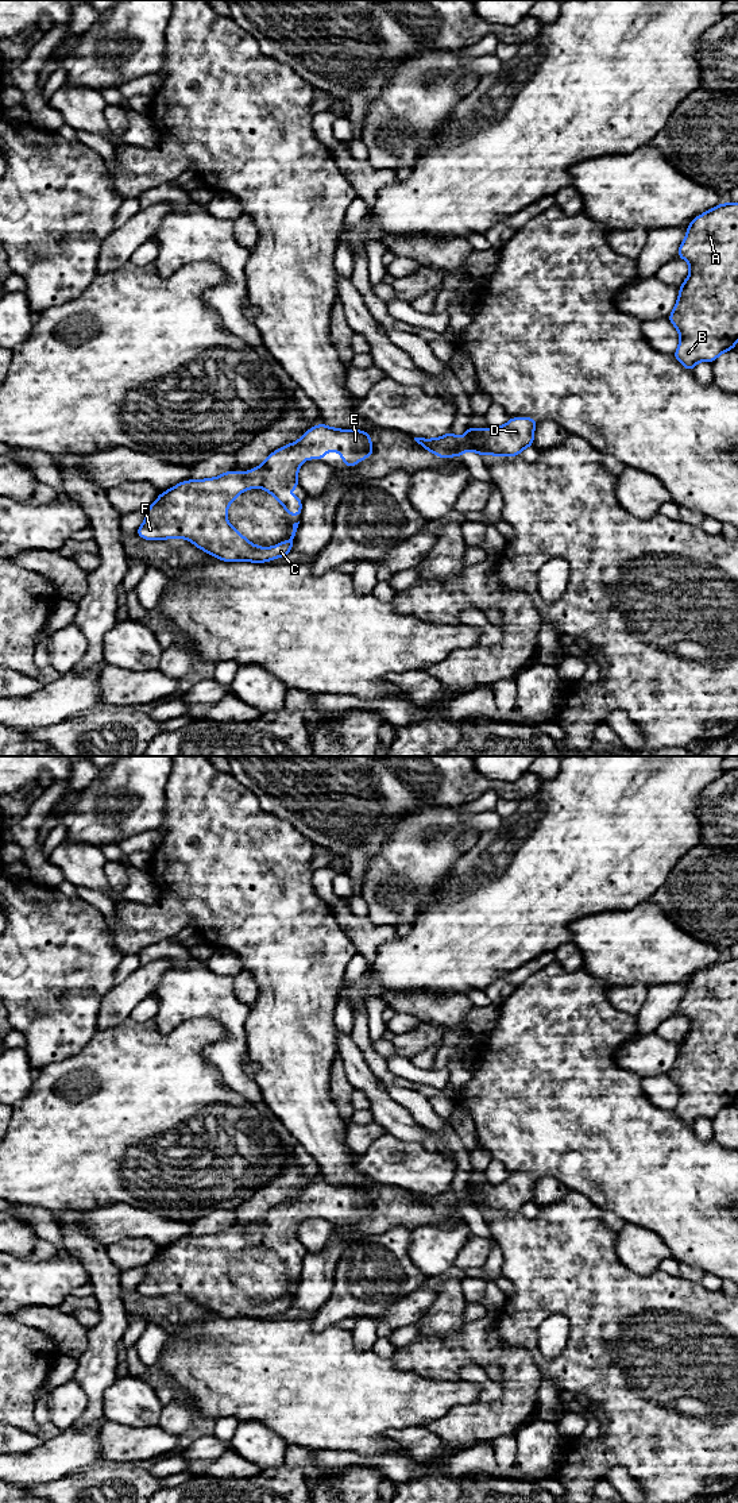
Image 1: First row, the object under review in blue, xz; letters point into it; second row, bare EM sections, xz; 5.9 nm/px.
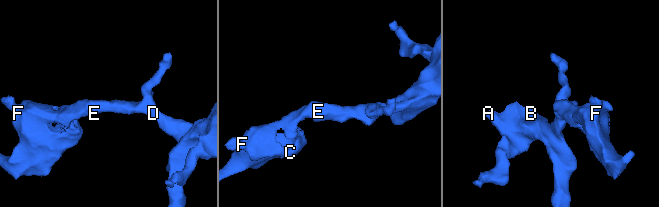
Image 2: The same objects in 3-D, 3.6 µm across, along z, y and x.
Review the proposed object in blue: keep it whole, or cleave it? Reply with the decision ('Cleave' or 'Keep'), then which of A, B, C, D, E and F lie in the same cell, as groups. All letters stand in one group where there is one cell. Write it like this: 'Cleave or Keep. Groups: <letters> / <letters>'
Keep. Groups: A B C D E F

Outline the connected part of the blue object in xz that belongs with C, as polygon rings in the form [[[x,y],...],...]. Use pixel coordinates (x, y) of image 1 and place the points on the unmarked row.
[[[321,1179],[306,1187],[300,1196],[270,1210],[259,1223],[248,1229],[231,1226],[216,1234],[200,1237],[188,1236],[161,1249],[155,1259],[146,1265],[146,1276],[135,1290],[146,1296],[166,1296],[170,1294],[188,1295],[200,1306],[223,1318],[247,1317],[264,1319],[285,1313],[291,1309],[293,1295],[300,1277],[293,1280],[293,1288],[289,1296],[264,1304],[254,1302],[228,1279],[225,1273],[227,1265],[240,1249],[256,1242],[274,1252],[282,1260],[287,1271],[301,1272],[301,1253],[287,1253],[286,1248],[300,1244],[297,1232],[305,1215],[322,1215],[332,1203],[336,1205],[337,1214],[340,1211],[343,1213],[345,1223],[352,1223],[362,1215],[374,1210],[371,1191],[368,1188],[360,1186],[336,1186]]]

